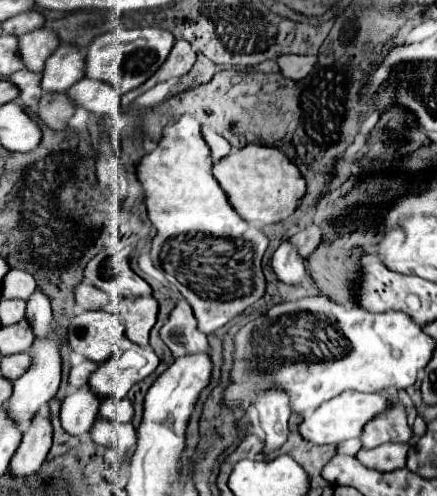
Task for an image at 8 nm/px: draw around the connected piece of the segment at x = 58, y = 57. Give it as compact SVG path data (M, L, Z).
M61 43L41 74L43 92L67 92L79 78L83 78L83 54L79 48Z

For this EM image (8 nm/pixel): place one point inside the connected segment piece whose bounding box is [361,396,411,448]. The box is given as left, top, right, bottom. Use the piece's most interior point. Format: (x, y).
(391, 426)

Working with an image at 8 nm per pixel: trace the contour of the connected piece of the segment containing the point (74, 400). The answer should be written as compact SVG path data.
M83 386L71 392L61 404L61 426L71 436L85 436L91 430L91 424L97 420L99 398Z

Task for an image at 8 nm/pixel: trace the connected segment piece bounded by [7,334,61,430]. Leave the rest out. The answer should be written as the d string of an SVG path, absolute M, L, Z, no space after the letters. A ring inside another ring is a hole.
M51 334L47 338L35 340L31 346L33 352L33 364L29 366L29 370L17 378L13 382L13 394L7 402L7 412L11 416L11 420L15 420L21 430L25 430L29 426L29 422L33 420L33 416L49 404L49 400L57 394L59 388L59 380L61 380L61 358L59 358L59 340L57 334Z

